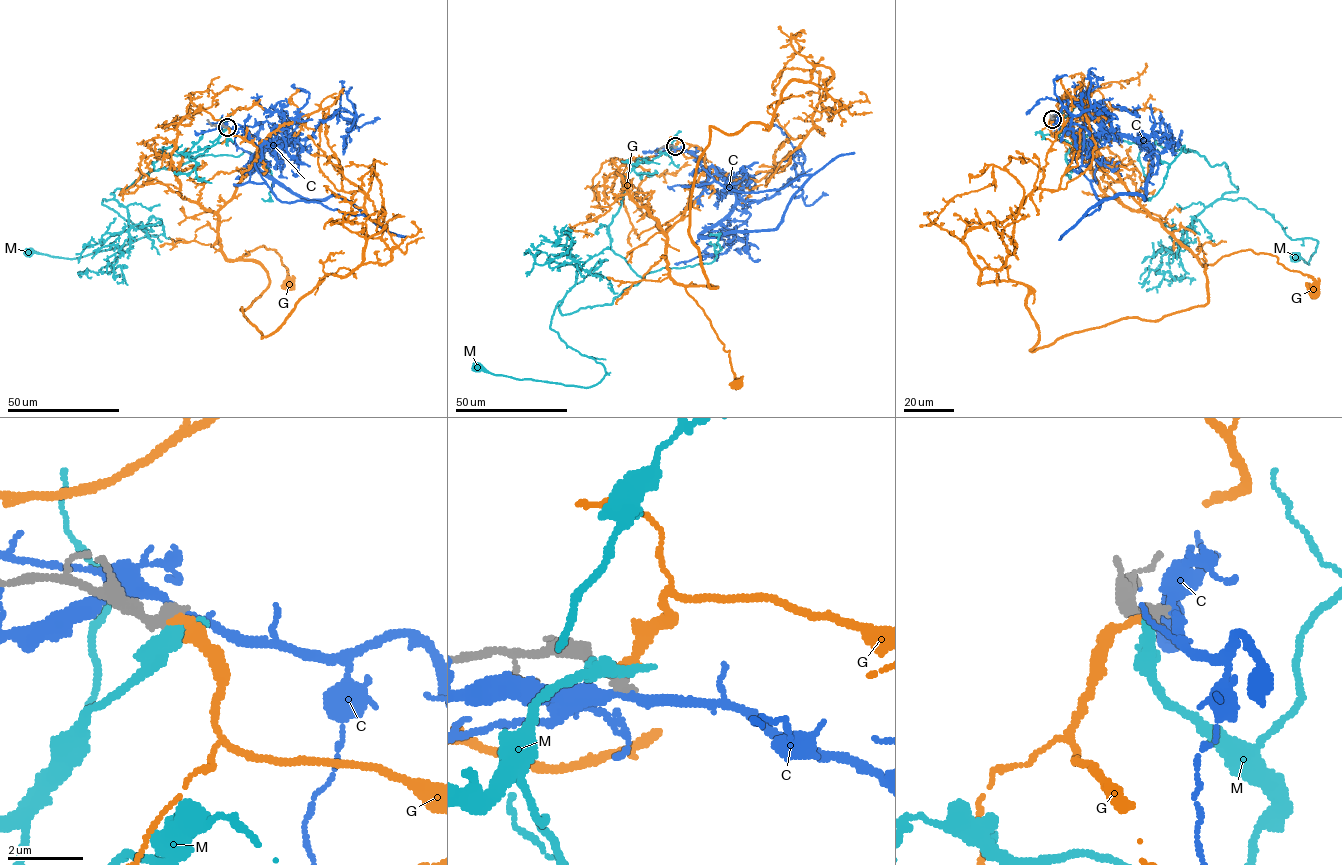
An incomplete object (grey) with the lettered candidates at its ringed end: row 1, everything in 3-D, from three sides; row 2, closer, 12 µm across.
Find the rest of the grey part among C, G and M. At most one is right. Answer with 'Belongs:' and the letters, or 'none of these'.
Belongs: G

